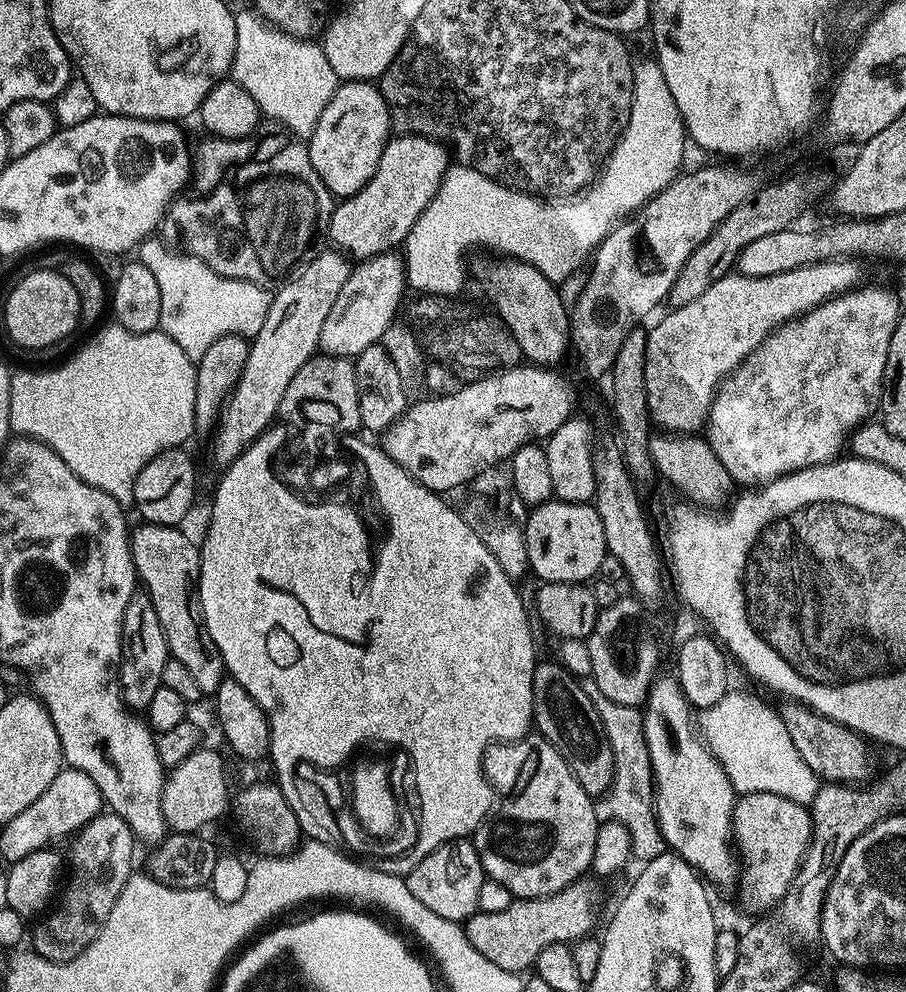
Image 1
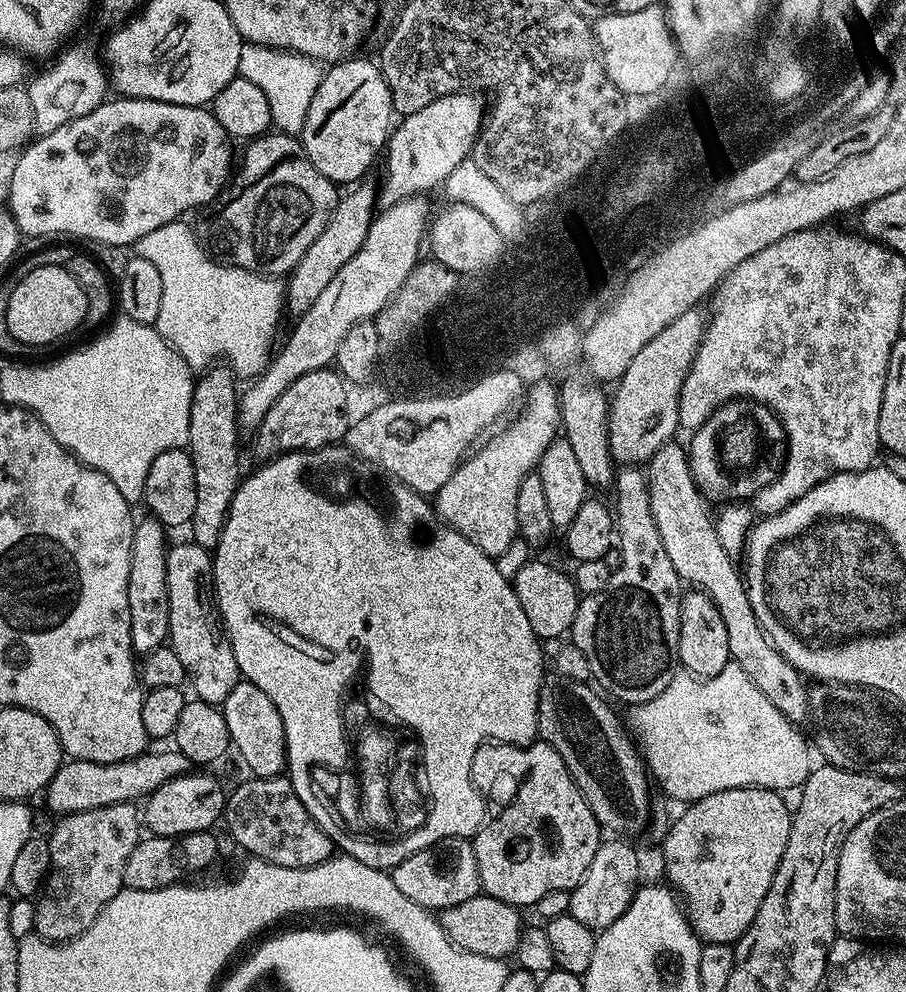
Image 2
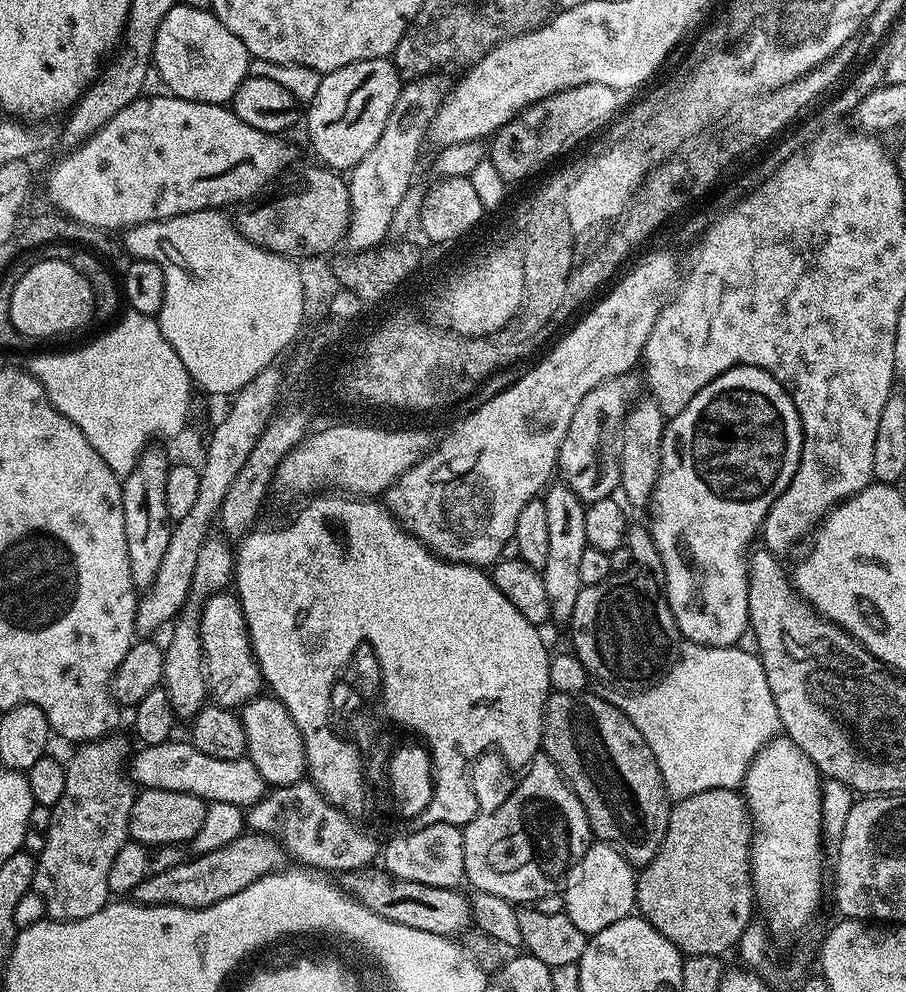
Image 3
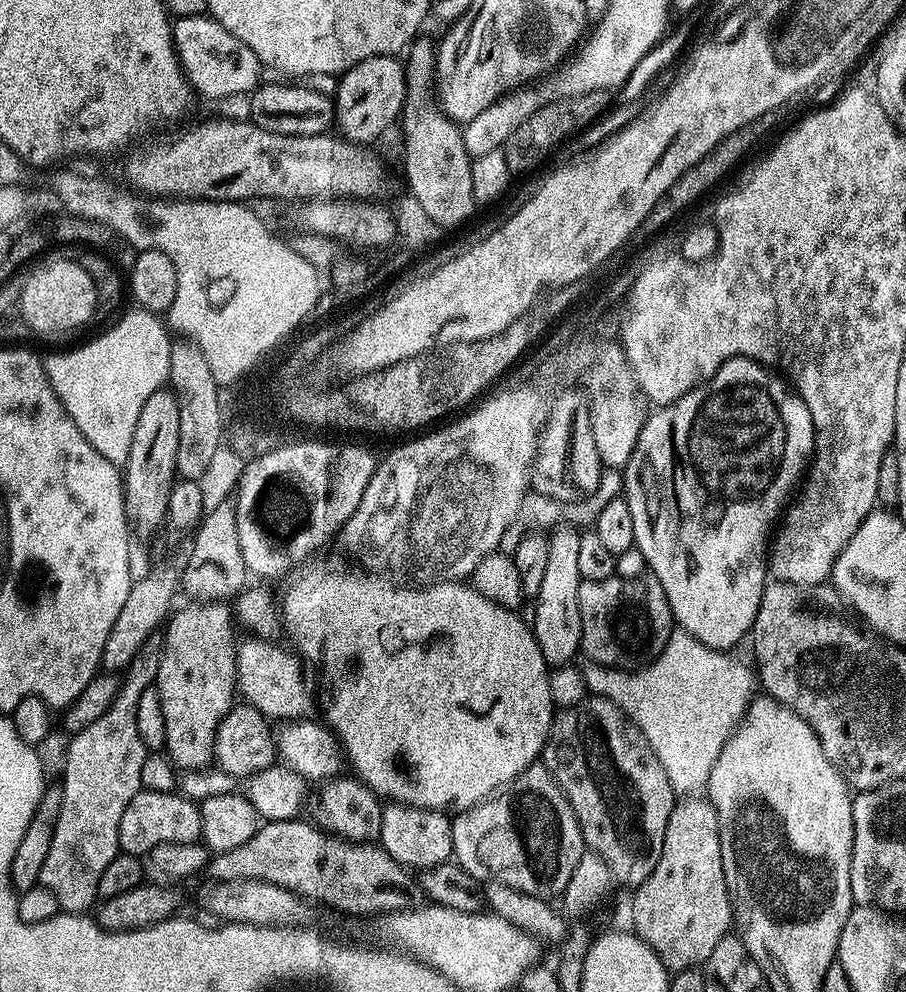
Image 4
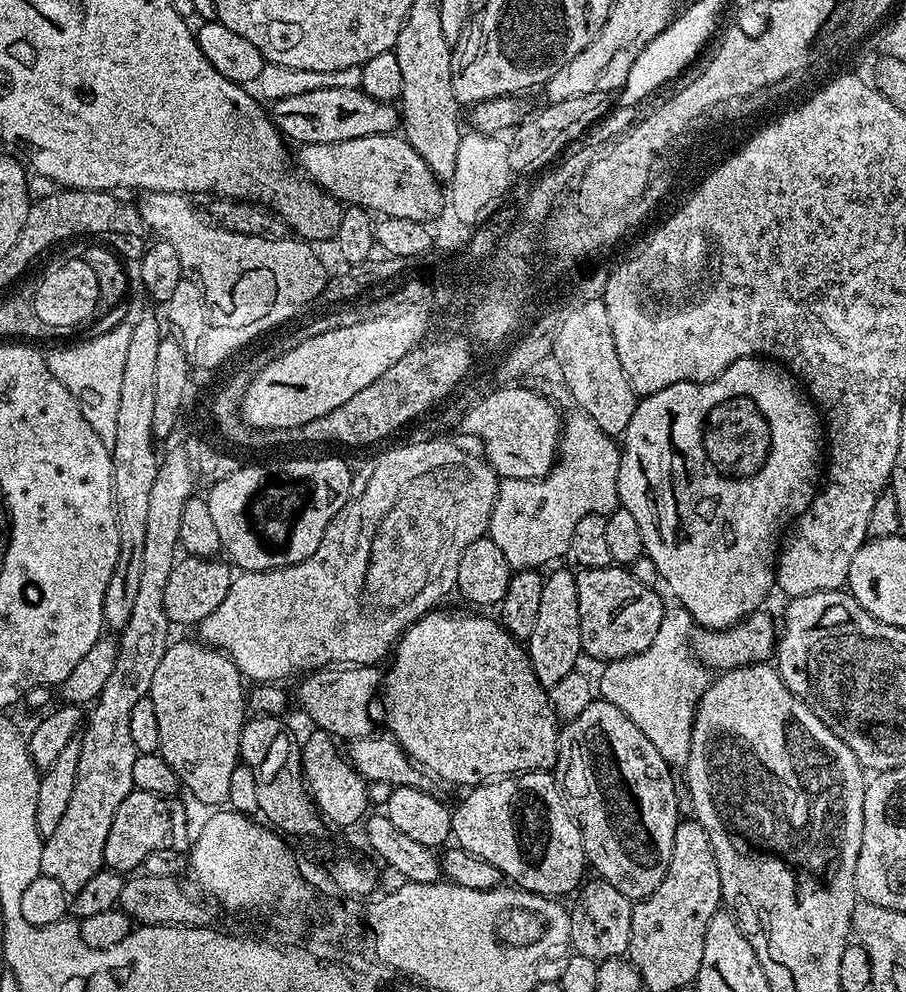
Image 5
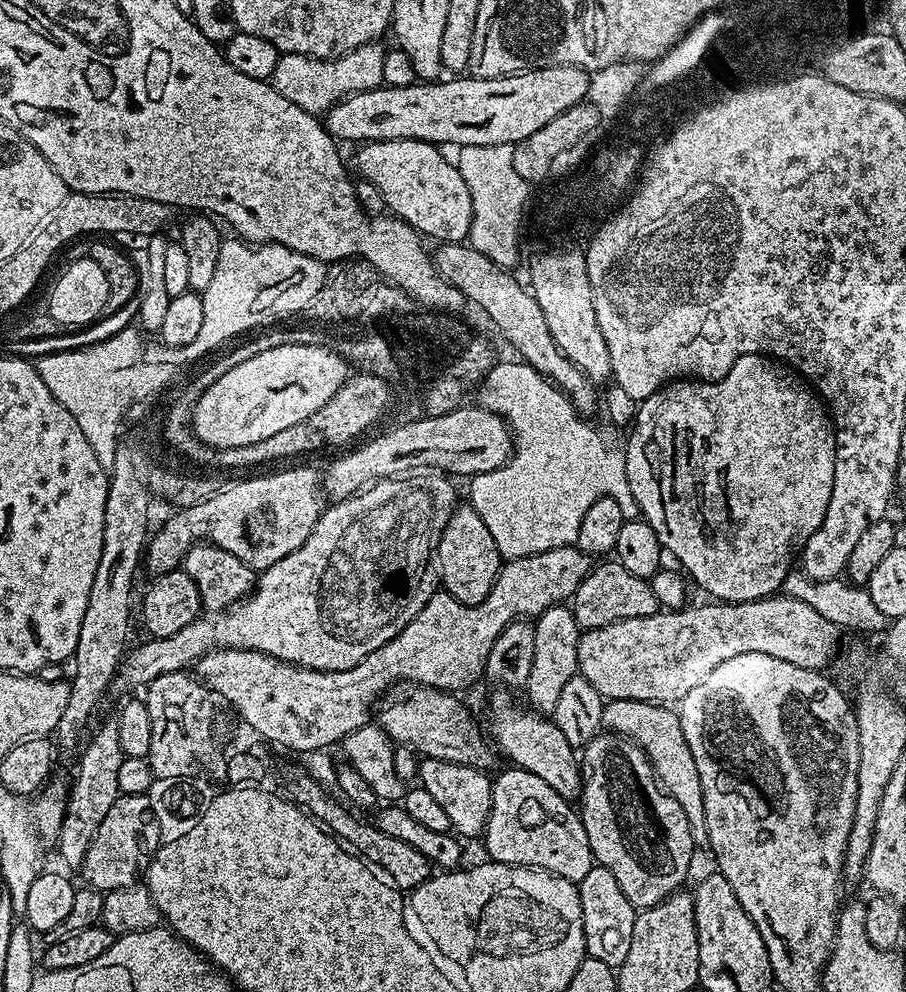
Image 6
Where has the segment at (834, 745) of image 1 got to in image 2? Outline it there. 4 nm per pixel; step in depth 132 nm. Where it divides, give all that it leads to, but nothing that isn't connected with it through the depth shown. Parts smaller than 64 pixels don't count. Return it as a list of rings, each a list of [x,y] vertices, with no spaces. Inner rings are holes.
[[[669,442],[662,445],[646,464],[650,514],[654,514],[654,526],[658,526],[658,534],[662,534],[662,546],[666,546],[666,555],[670,557],[670,563],[673,564],[681,581],[685,585],[707,594],[714,602],[718,614],[722,614],[722,623],[726,626],[726,642],[728,643],[731,663],[742,666],[742,670],[746,670],[750,682],[754,682],[754,686],[758,686],[758,690],[762,690],[762,694],[766,694],[766,698],[770,698],[770,702],[774,702],[774,706],[778,706],[778,710],[788,721],[797,726],[803,725],[803,720],[807,721],[810,716],[809,689],[804,688],[805,677],[794,665],[786,662],[784,655],[772,645],[768,635],[761,630],[758,618],[754,618],[754,606],[750,606],[748,590],[742,579],[741,569],[739,572],[732,565],[735,564],[733,557],[728,556],[726,550],[722,550],[722,542],[718,542],[713,513],[711,511],[708,513],[706,504],[708,502],[700,488],[697,487],[695,478],[692,477],[692,467],[688,465],[685,445],[676,443]]]

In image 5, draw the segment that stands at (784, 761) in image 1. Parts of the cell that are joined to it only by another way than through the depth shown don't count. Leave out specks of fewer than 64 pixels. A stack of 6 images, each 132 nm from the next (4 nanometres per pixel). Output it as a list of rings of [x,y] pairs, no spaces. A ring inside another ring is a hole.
[[[665,607],[662,623],[650,646],[638,655],[609,661],[596,680],[599,697],[622,710],[670,766],[687,765],[696,707],[710,683],[709,669],[692,651],[693,631],[694,621],[686,609]]]

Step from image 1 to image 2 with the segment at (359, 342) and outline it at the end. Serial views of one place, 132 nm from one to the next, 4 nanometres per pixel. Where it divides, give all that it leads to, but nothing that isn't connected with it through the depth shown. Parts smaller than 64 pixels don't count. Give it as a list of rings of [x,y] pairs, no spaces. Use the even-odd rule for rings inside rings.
[[[427,195],[411,196],[385,207],[384,213],[373,219],[366,242],[362,242],[358,254],[354,254],[354,258],[350,258],[350,262],[330,278],[330,286],[314,298],[311,306],[299,313],[297,320],[300,321],[293,328],[284,349],[281,352],[279,349],[271,357],[268,367],[249,383],[252,385],[239,393],[238,424],[241,429],[259,428],[270,406],[278,402],[290,382],[302,378],[302,374],[329,367],[337,359],[339,346],[351,328],[379,316],[380,311],[395,298],[421,259],[420,243],[423,240],[425,243],[426,229],[430,224],[428,199]]]

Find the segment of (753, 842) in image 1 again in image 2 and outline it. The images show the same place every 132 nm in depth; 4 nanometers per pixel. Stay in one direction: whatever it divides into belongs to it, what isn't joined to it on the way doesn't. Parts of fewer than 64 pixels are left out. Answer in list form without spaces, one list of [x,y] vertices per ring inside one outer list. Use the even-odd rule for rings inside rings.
[[[731,788],[710,794],[701,800],[691,801],[688,808],[680,817],[673,819],[668,826],[668,832],[663,838],[662,847],[664,847],[664,872],[668,875],[667,883],[678,893],[682,901],[682,907],[687,915],[688,920],[692,923],[692,928],[701,941],[713,944],[722,942],[723,944],[735,945],[736,941],[754,922],[754,914],[758,914],[758,906],[762,906],[762,898],[766,898],[766,890],[774,882],[774,874],[782,862],[782,850],[786,850],[786,838],[790,838],[790,826],[792,825],[793,809],[790,804],[783,800],[779,791],[770,788]]]

